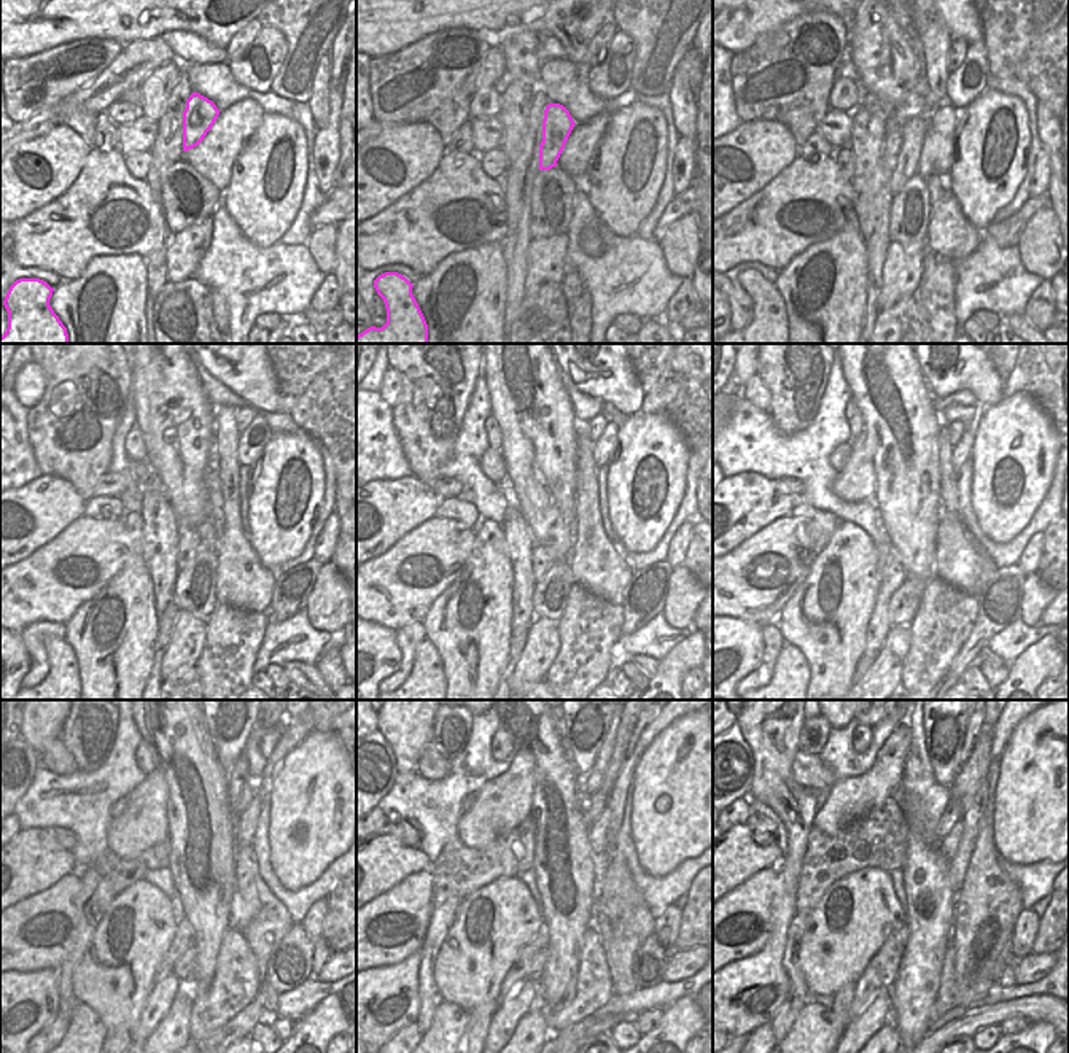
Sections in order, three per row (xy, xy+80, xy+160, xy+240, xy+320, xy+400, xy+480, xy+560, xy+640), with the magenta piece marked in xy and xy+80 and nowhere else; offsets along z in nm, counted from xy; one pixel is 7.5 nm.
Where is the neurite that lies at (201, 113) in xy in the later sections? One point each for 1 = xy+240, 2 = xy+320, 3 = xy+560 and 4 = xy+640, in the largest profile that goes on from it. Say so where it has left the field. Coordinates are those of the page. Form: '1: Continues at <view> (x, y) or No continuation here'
1: Continues at xy+240 (190, 543)
2: Continues at xy+320 (540, 560)
3: Continues at xy+560 (519, 972)
4: Continues at xy+640 (815, 1023)

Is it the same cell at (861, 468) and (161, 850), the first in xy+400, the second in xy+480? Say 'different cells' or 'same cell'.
different cells

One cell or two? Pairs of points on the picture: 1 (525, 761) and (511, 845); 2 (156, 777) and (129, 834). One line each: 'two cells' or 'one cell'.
1: two cells
2: one cell

